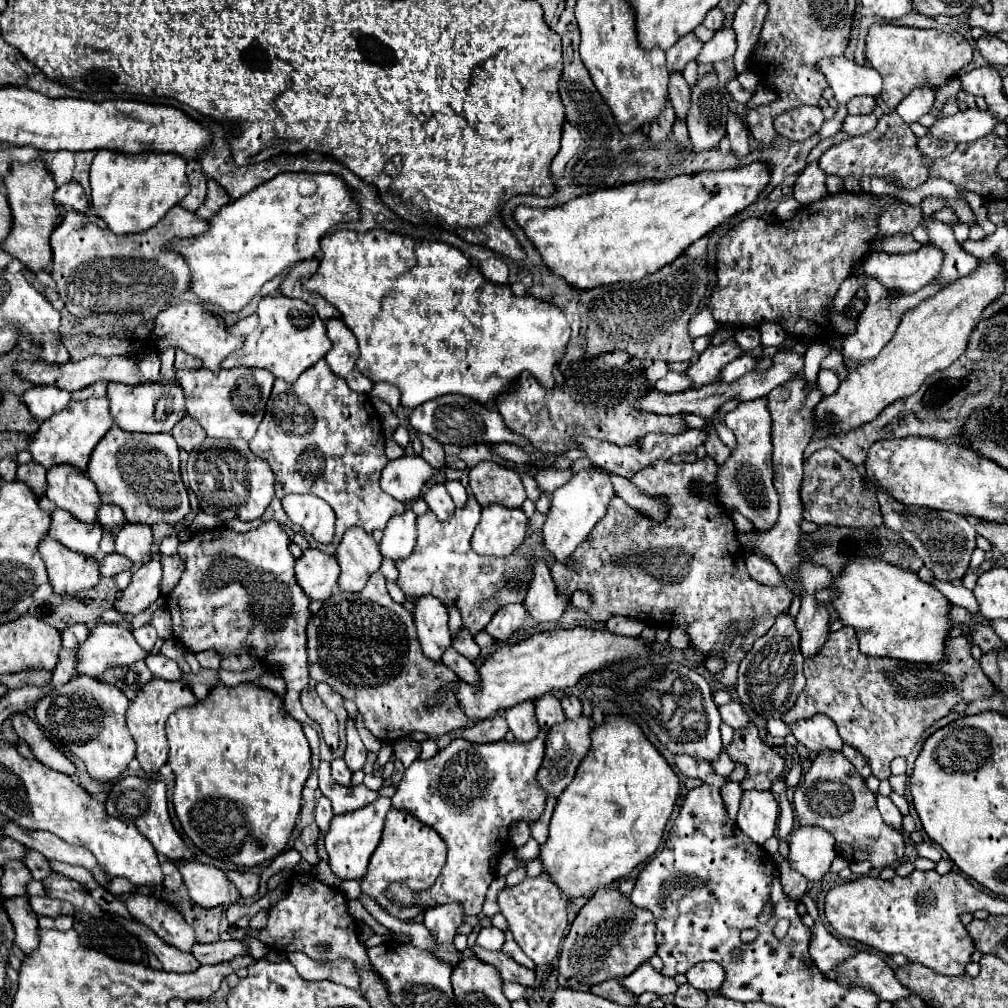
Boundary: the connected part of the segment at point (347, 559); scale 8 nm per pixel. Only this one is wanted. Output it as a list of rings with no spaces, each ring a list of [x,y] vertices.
[[[349,528],[349,532],[345,532],[335,558],[341,566],[339,586],[347,592],[365,588],[369,576],[379,570],[383,560],[373,536],[365,534],[361,528]]]

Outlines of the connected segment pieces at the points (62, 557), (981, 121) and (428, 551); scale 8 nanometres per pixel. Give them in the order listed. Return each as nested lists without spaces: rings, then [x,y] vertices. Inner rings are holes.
[[[45,536],[41,540],[39,552],[45,562],[45,568],[49,574],[49,584],[55,594],[73,596],[81,590],[93,588],[101,578],[97,560],[77,554],[49,536]]]
[[[959,110],[953,116],[939,118],[931,128],[929,136],[945,140],[945,142],[973,142],[987,134],[991,134],[993,126],[997,124],[995,116],[989,114],[989,110]]]
[[[471,498],[467,506],[457,508],[455,516],[444,522],[440,522],[431,510],[427,510],[423,516],[417,518],[417,544],[413,554],[407,560],[397,562],[397,584],[407,598],[435,596],[447,608],[455,606],[463,616],[463,626],[471,634],[485,630],[497,608],[503,608],[505,604],[513,602],[525,602],[525,592],[531,584],[533,564],[537,560],[553,564],[553,554],[547,548],[543,548],[543,544],[531,548],[529,556],[511,554],[507,558],[485,558],[473,552],[471,526],[479,524],[479,512],[481,506],[475,498]]]

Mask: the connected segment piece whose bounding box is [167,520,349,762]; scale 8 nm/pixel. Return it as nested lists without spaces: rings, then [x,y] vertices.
[[[265,522],[245,534],[229,528],[215,528],[193,534],[187,542],[179,544],[179,558],[183,564],[183,576],[169,594],[167,610],[171,614],[173,636],[193,654],[203,650],[215,650],[221,658],[255,654],[259,662],[279,668],[281,678],[287,684],[283,696],[285,710],[299,722],[307,722],[319,732],[319,756],[321,760],[343,758],[345,752],[345,728],[347,710],[341,700],[339,716],[339,748],[327,750],[319,724],[313,722],[301,708],[299,694],[309,682],[307,668],[307,636],[305,628],[313,612],[309,610],[309,598],[295,578],[295,558],[289,552],[289,536],[277,522]]]

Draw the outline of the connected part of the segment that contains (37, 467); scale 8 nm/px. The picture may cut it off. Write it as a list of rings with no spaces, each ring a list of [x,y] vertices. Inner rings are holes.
[[[27,462],[27,464],[19,464],[17,466],[17,480],[27,484],[37,498],[45,496],[45,488],[47,488],[47,480],[45,480],[45,468],[37,462]]]

